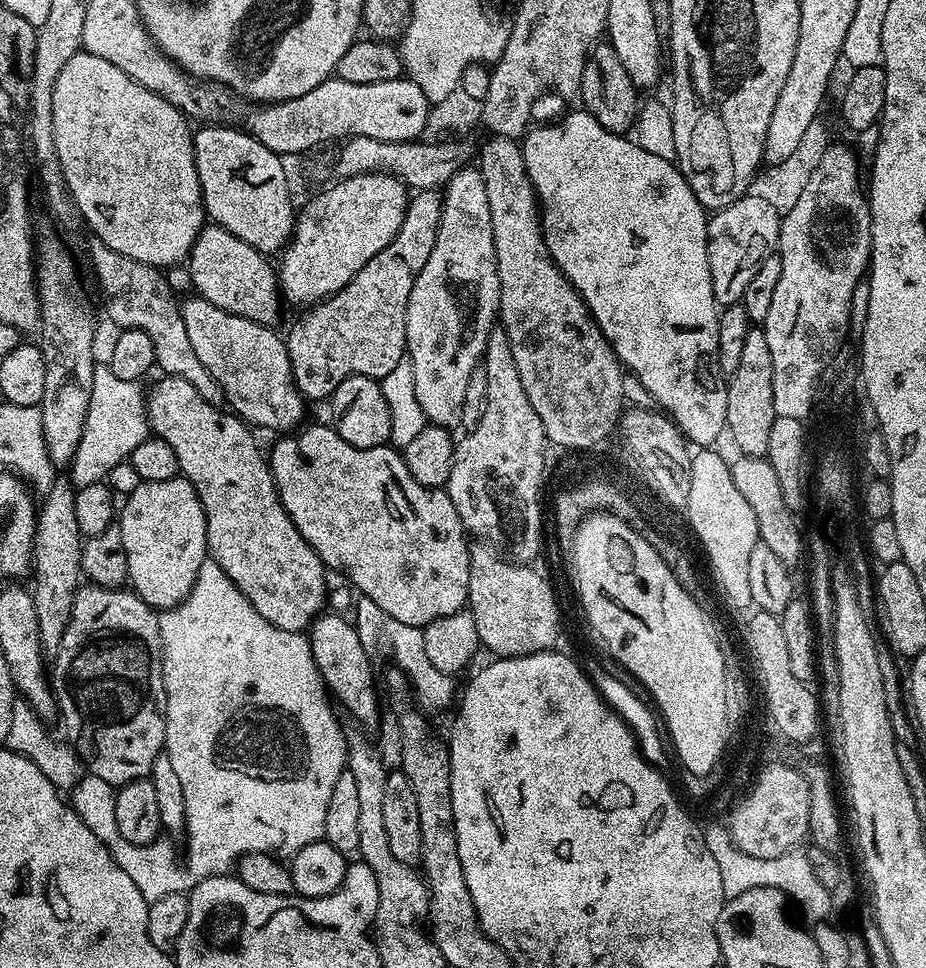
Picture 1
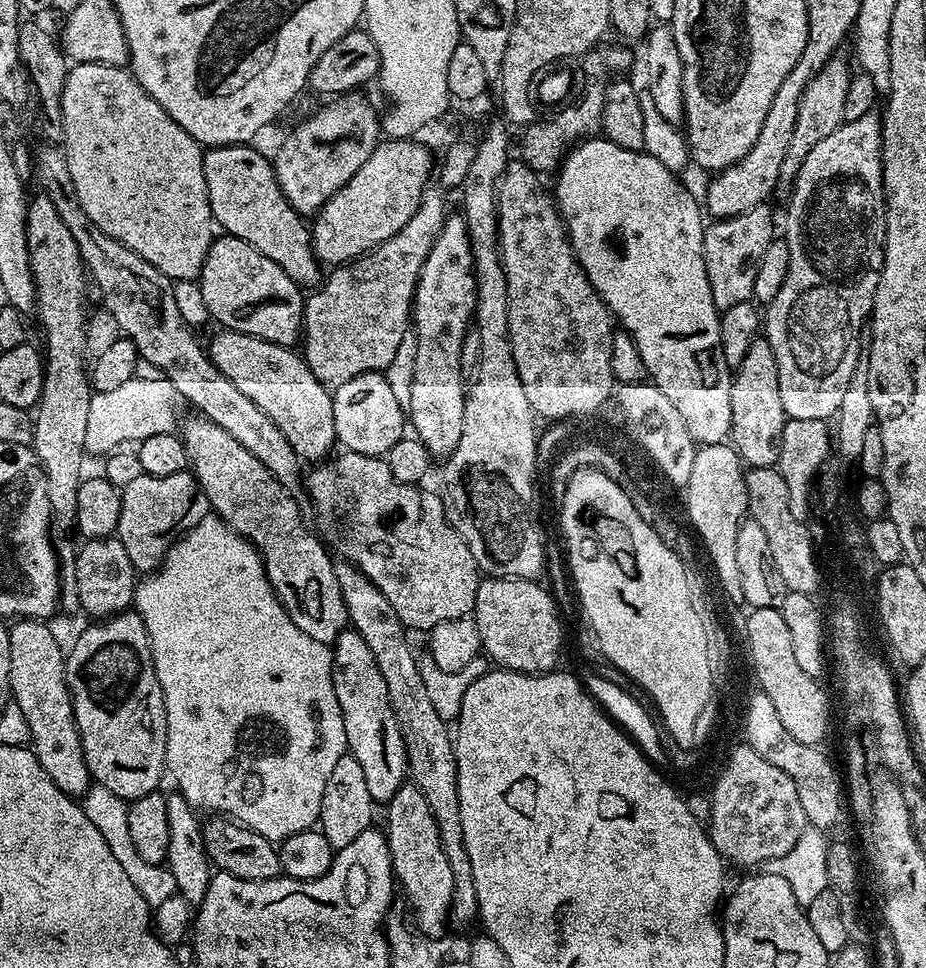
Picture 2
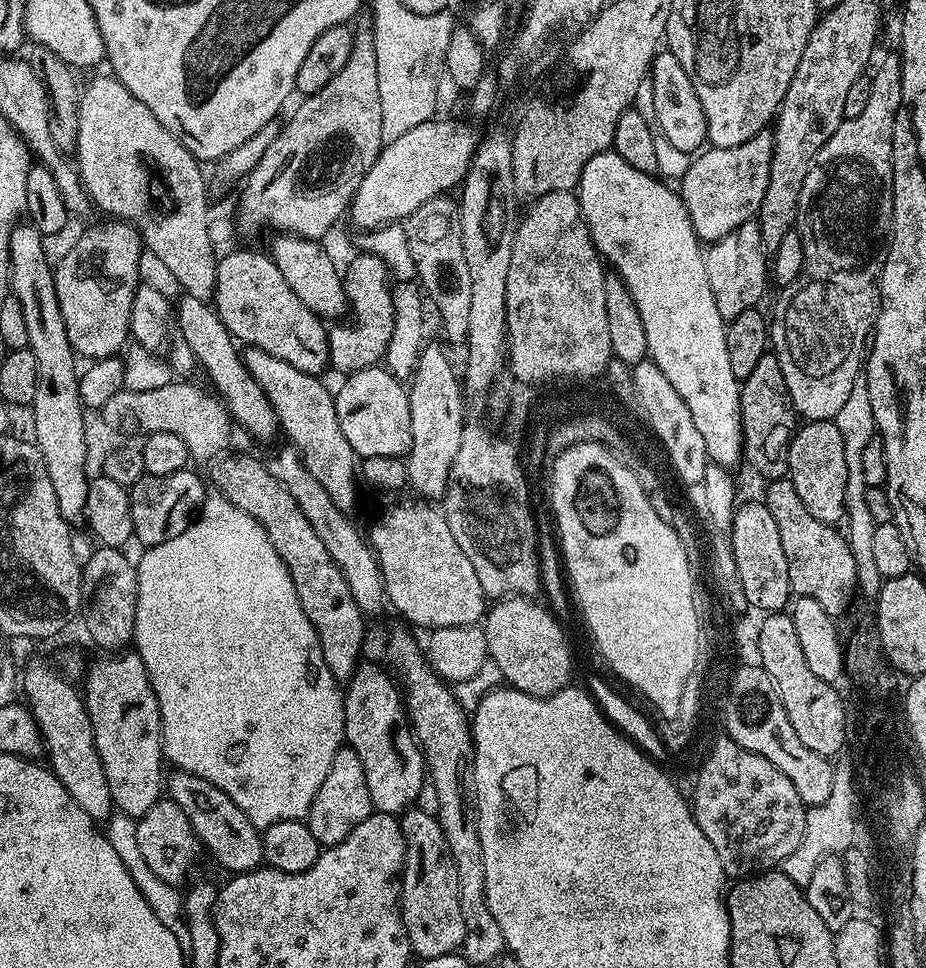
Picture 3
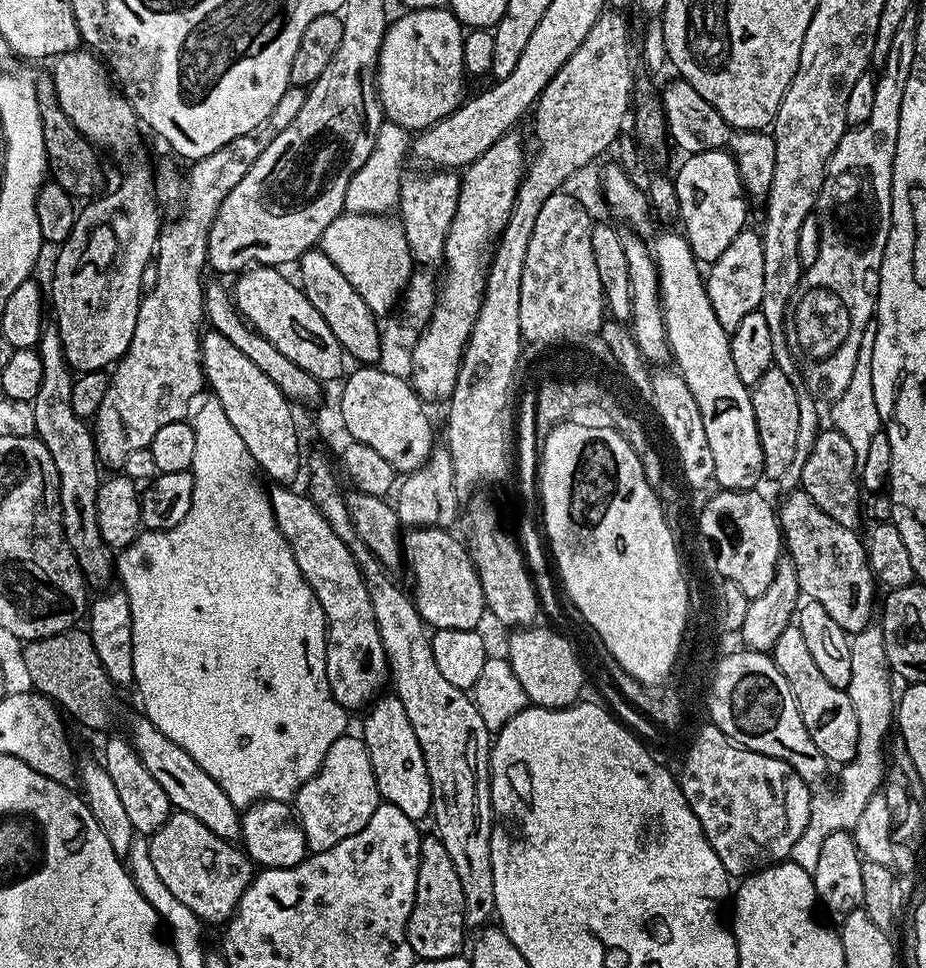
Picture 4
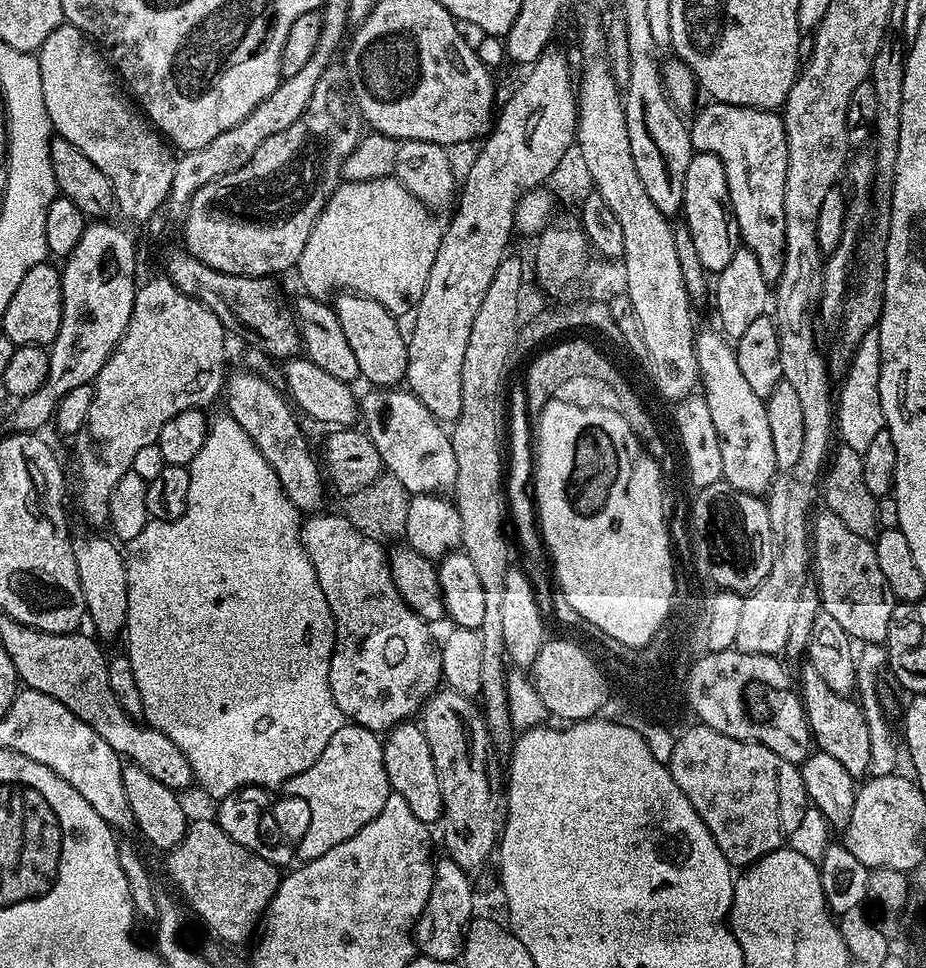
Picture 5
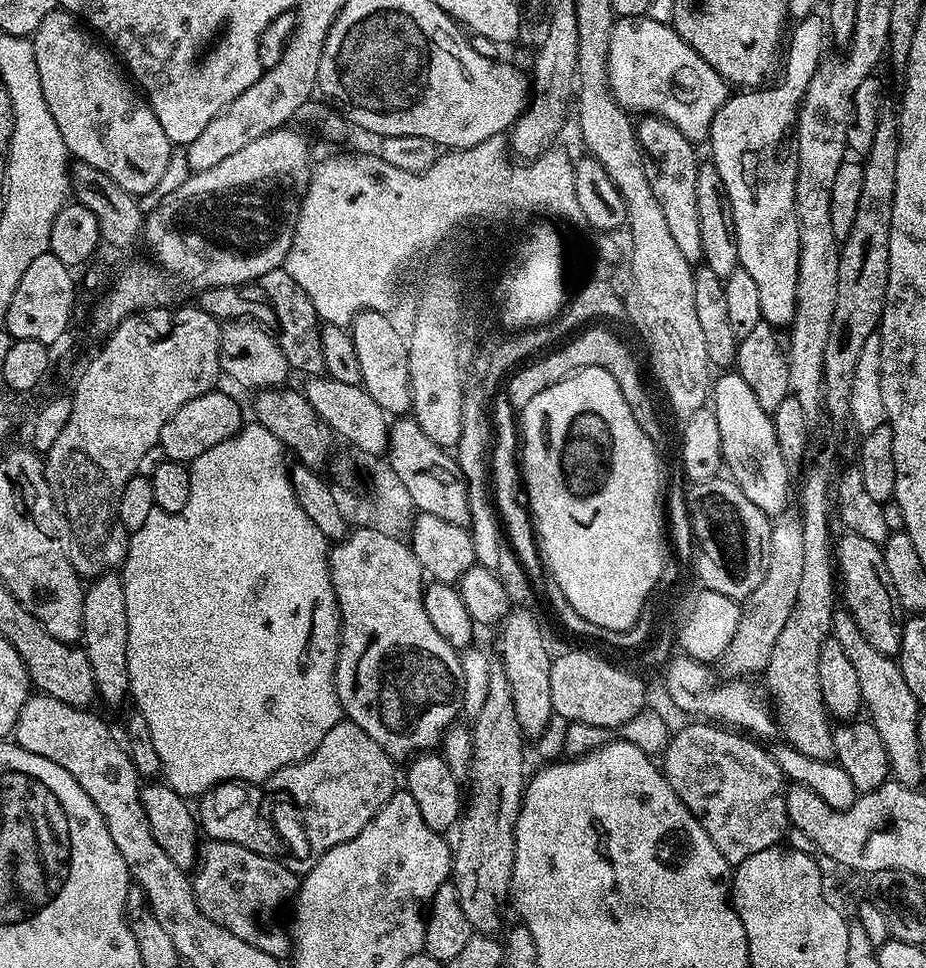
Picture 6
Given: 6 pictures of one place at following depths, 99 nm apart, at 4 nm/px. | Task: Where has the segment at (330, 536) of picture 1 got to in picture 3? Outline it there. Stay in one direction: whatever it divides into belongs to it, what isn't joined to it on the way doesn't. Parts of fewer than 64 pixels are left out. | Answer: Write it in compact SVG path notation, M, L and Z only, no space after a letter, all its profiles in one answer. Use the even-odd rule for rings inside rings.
M411 499L390 505L366 532L380 564L387 603L393 604L409 625L417 624L423 630L476 624L485 615L486 597L474 565L450 534L443 511L427 499Z

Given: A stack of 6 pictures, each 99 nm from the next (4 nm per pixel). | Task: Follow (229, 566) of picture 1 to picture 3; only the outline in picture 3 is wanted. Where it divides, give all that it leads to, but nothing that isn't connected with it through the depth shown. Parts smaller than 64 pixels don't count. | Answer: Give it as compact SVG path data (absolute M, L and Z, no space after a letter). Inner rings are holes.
M228 456L217 459L215 491L226 497L238 510L250 514L266 530L270 542L274 542L274 550L286 564L286 570L298 590L298 598L302 602L302 610L315 626L322 646L322 654L326 658L326 666L330 666L330 674L338 682L347 682L356 673L356 665L361 663L360 651L364 648L364 623L366 617L361 612L350 586L346 586L346 578L342 578L342 570L326 554L326 546L314 532L314 526L306 520L306 514L298 508L298 502L274 482L267 463L256 456Z

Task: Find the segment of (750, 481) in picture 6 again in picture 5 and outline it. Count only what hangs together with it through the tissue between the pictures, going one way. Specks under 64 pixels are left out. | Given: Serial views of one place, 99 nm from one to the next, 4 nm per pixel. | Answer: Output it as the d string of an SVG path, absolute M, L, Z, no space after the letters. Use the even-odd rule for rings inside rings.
M697 331L694 339L702 388L704 384L702 395L706 406L710 406L710 418L722 450L722 478L746 494L763 497L778 471L764 400L746 383L733 345L719 331Z

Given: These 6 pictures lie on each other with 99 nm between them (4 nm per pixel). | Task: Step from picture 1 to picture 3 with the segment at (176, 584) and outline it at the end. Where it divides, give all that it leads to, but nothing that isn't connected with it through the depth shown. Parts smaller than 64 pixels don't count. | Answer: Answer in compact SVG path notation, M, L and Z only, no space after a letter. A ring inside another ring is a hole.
M185 470L157 476L144 475L140 481L134 482L128 497L135 543L140 543L144 548L153 548L170 538L178 538L178 534L188 529L206 495L199 474L192 471Z

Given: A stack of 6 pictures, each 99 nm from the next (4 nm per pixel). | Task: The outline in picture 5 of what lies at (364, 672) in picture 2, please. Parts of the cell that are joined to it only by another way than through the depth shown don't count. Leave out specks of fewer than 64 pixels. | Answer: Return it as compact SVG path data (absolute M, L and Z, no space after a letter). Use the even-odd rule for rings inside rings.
M416 722L396 725L383 737L384 765L391 791L406 798L410 810L423 824L435 825L444 814L442 786L438 784L438 770L434 770L434 758L430 758L430 742L426 742L423 727Z

